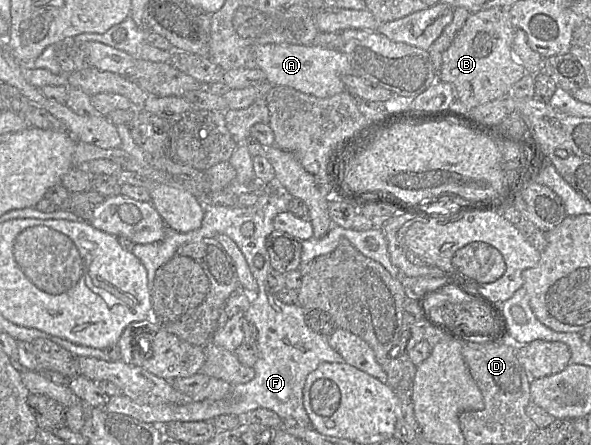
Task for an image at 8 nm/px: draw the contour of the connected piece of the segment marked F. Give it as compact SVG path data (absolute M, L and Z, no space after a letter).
M269 258L262 268L249 266L258 285L244 319L252 322L258 331L257 362L253 366L254 378L245 384L233 386L229 397L221 400L184 400L180 403L147 405L140 404L124 394L111 396L105 405L110 412L121 413L145 423L164 427L171 422L213 421L224 414L244 417L249 412L265 408L275 412L284 424L310 425L308 414L303 405L303 388L307 376L322 362L343 363L343 357L337 353L325 337L312 330L305 322L304 309L298 304L285 304L276 294L270 292L267 285Z

